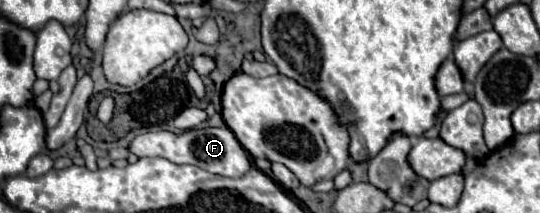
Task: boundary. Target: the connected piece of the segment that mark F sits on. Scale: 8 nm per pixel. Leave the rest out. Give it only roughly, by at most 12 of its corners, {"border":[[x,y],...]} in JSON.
{"border":[[227,126],[135,136],[127,150],[239,178],[249,154]]}

